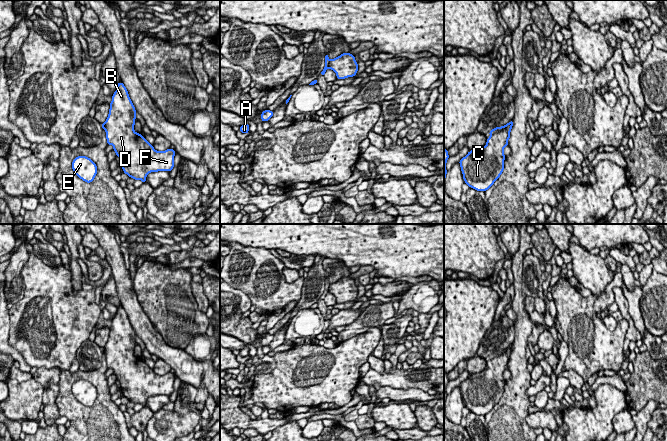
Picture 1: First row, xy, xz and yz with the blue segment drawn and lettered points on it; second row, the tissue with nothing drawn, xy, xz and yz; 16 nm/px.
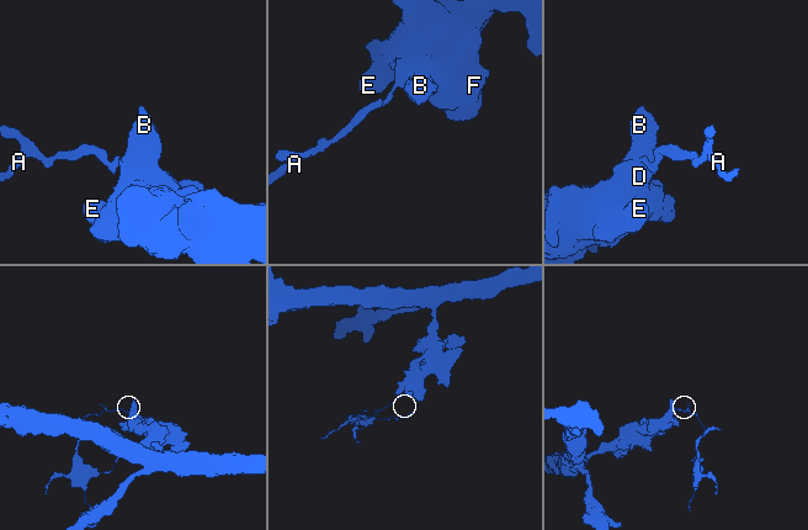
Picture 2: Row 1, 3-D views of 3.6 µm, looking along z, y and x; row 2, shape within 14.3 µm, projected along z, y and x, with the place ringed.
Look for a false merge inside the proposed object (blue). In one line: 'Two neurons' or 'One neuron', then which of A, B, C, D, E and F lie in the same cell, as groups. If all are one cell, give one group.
Two neurons. Groups: A / B C D E F

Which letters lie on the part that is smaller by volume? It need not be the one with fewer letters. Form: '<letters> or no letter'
A

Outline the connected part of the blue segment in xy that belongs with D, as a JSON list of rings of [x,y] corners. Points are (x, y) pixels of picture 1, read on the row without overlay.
[[[122,306],[117,308],[109,329],[103,353],[107,368],[113,370],[116,380],[120,382],[123,396],[143,407],[146,407],[146,401],[151,396],[170,396],[174,392],[175,374],[157,375],[143,359],[134,355],[136,334]]]

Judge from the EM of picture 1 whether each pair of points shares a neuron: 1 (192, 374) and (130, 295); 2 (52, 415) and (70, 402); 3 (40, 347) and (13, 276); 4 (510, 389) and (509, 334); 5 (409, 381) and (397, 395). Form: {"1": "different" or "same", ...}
{"1": "same", "2": "different", "3": "different", "4": "different", "5": "different"}

